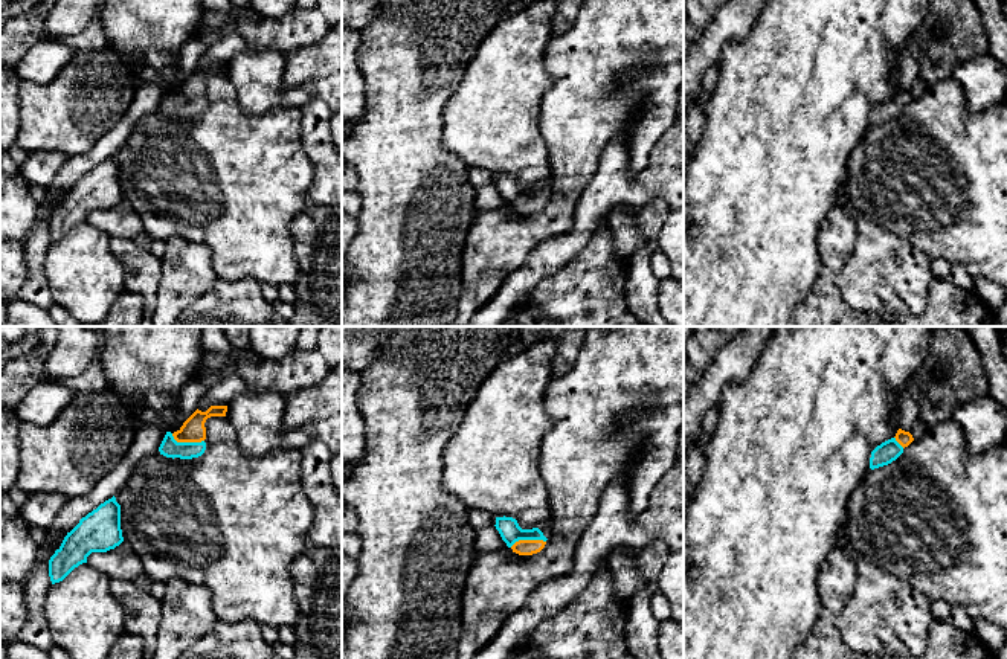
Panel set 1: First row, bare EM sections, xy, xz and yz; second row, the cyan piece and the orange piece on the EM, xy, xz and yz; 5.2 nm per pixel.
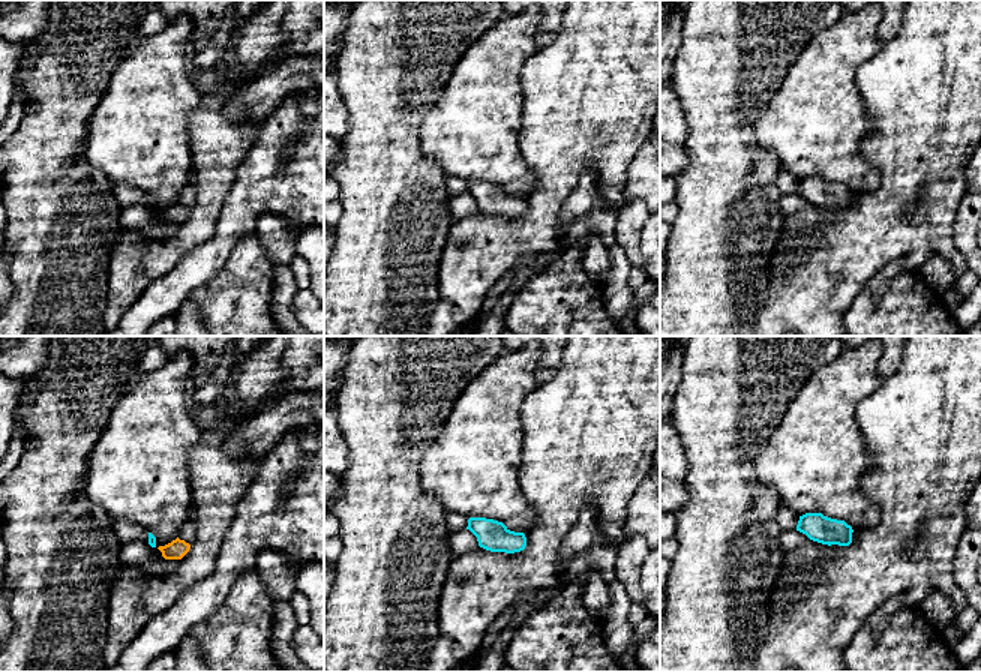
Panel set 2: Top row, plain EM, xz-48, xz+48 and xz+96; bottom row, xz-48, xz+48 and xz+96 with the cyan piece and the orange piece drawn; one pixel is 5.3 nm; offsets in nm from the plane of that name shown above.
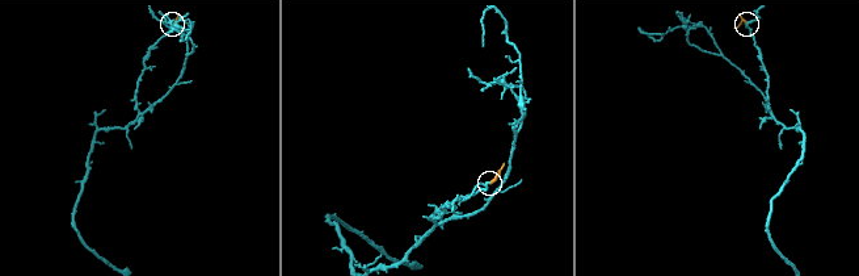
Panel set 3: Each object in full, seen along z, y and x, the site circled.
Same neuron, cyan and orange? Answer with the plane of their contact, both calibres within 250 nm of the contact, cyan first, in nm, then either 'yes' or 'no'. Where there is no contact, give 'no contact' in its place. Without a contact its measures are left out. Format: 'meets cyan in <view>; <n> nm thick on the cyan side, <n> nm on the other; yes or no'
meets cyan in xy; 100 nm thick on the cyan side, 130 nm on the other; yes

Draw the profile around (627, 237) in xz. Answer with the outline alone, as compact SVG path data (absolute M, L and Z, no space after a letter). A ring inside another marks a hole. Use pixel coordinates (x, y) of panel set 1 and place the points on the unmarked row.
M626 207L615 209L606 226L612 230L613 253L618 258L630 259L639 247L648 246L636 214L629 212Z

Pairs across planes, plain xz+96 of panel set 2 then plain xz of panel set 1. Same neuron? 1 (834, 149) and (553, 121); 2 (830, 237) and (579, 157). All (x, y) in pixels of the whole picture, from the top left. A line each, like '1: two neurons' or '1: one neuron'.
1: two neurons
2: one neuron

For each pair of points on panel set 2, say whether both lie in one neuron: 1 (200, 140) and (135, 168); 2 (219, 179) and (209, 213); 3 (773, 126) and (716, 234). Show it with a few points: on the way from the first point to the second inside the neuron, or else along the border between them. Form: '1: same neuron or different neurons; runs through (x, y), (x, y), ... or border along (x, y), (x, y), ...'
1: different neurons; border along (194, 110), (189, 116), (191, 179)
2: same neuron; runs through (212, 188), (209, 204)
3: different neurons; border along (762, 113), (755, 138), (782, 167)

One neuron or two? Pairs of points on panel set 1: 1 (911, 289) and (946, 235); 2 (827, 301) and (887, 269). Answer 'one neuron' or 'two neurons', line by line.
1: two neurons
2: two neurons

